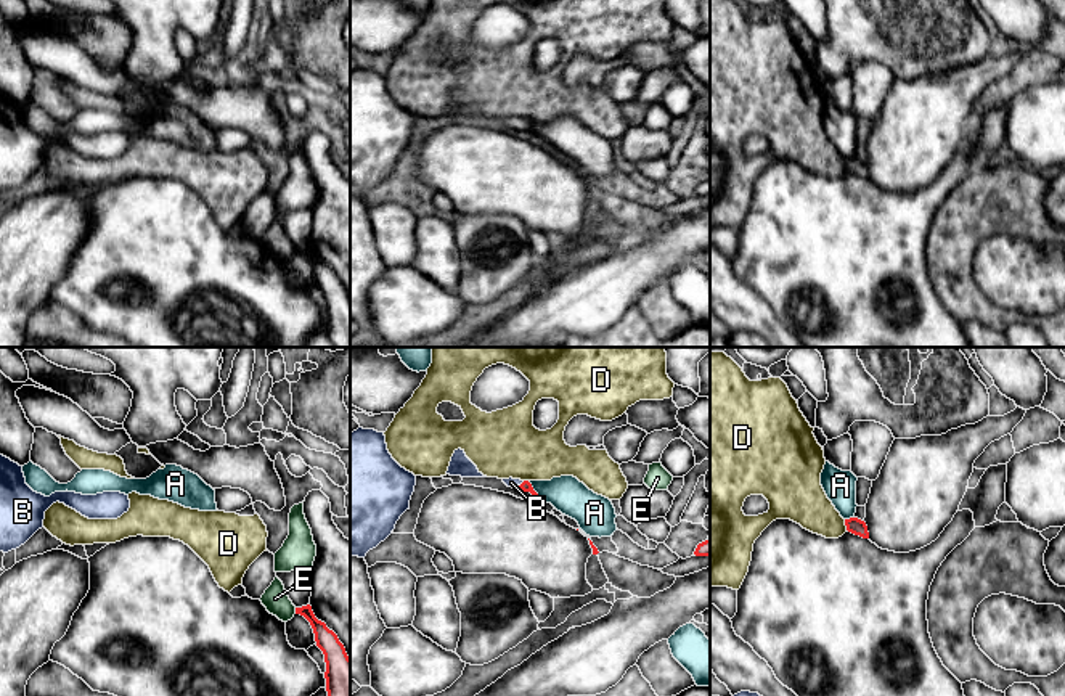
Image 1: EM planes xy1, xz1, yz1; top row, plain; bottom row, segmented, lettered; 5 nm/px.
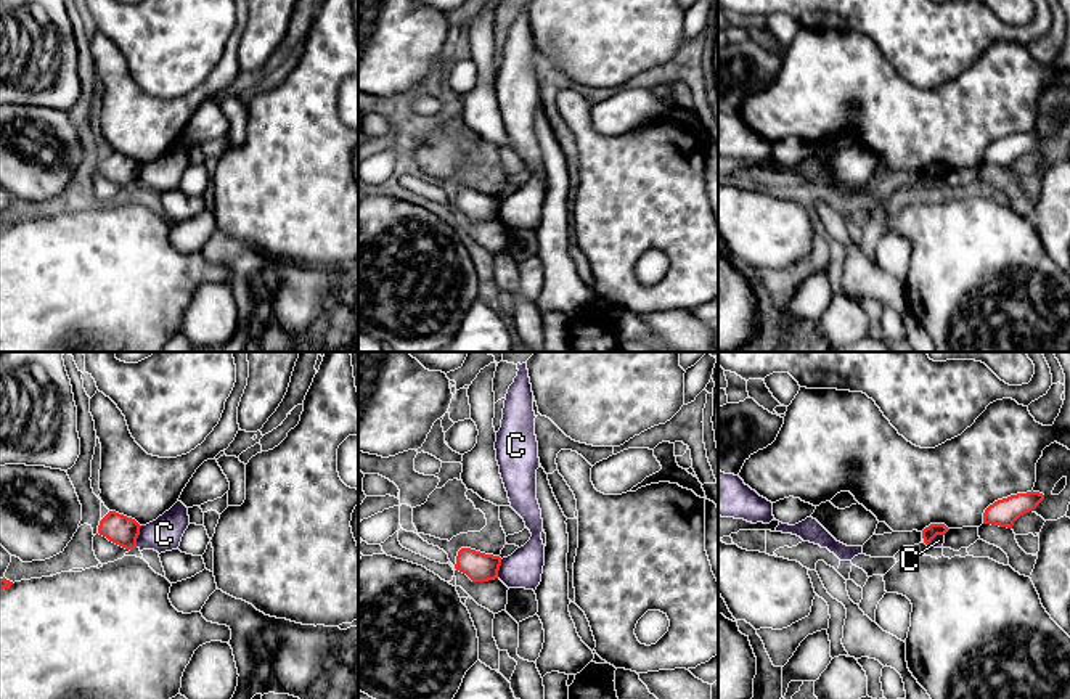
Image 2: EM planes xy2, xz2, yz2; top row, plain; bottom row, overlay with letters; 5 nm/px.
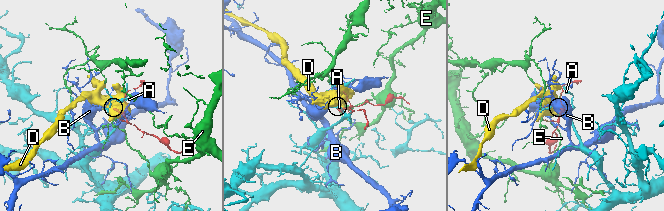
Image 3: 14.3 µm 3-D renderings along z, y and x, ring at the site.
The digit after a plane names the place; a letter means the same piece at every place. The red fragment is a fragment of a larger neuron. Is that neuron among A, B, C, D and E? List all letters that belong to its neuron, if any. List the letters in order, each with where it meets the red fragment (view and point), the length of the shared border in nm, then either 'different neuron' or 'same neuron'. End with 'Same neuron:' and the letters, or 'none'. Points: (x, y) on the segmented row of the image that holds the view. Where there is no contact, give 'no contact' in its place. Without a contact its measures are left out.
A: xz1 (534, 491) | 120 nm | different neuron
B: xz1 (521, 484) | 60 nm | same neuron
C: xy2 (137, 537) | 120 nm | different neuron
D: yz1 (845, 524) | 60 nm | different neuron
E: xy1 (296, 611) | 30 nm | different neuron
Same neuron: B

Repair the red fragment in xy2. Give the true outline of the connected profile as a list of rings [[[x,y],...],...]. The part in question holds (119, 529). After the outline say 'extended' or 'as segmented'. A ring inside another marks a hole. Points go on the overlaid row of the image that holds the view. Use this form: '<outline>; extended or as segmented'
[[[109,511],[100,521],[98,533],[125,550],[133,550],[137,548],[140,527],[141,525],[135,519],[119,514],[116,511]]]; as segmented

